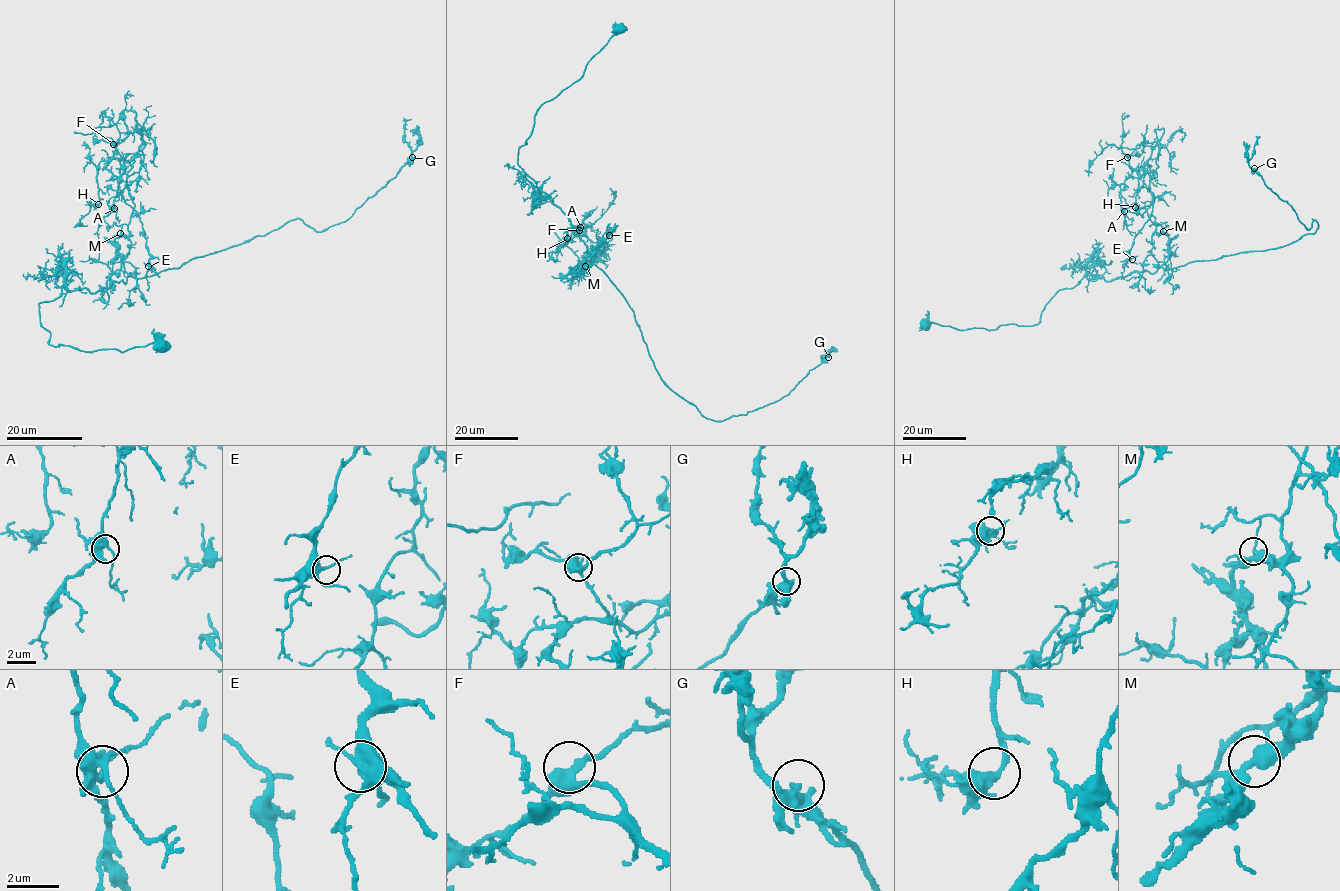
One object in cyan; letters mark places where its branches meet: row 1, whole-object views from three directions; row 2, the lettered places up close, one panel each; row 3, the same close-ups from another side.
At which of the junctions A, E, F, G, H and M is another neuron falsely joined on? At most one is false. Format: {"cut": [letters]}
{"cut": ["M"]}

